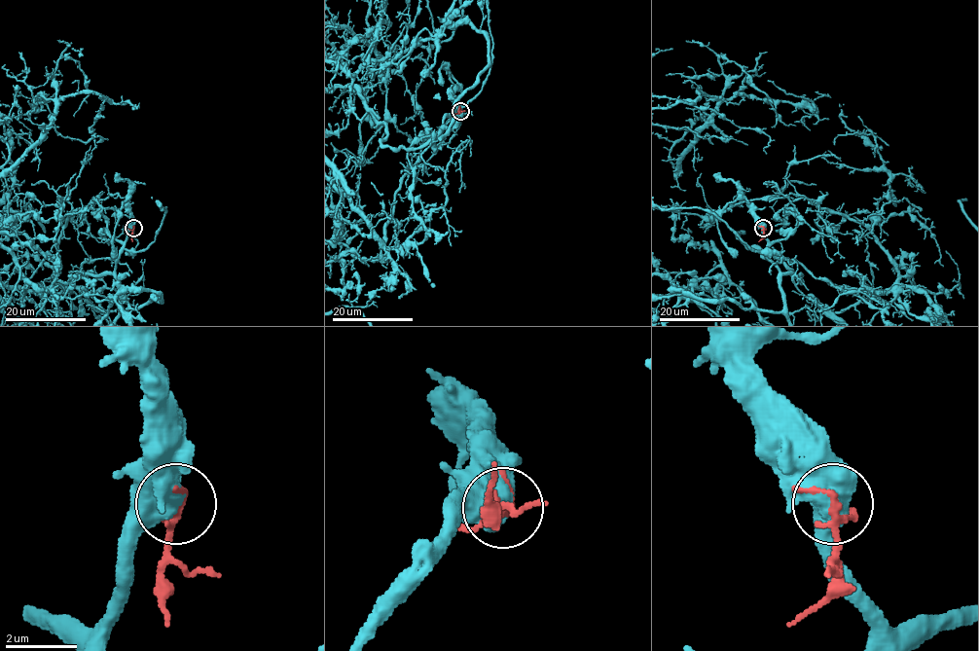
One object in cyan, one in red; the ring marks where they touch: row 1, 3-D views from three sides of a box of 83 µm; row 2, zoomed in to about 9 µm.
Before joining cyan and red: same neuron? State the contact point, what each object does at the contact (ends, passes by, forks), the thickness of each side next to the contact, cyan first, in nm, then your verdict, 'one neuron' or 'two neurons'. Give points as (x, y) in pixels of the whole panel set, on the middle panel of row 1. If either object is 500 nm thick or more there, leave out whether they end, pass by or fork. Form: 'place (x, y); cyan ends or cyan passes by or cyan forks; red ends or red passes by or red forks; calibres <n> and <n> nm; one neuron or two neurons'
place (460, 111); calibres 800 and 150 nm; two neurons

